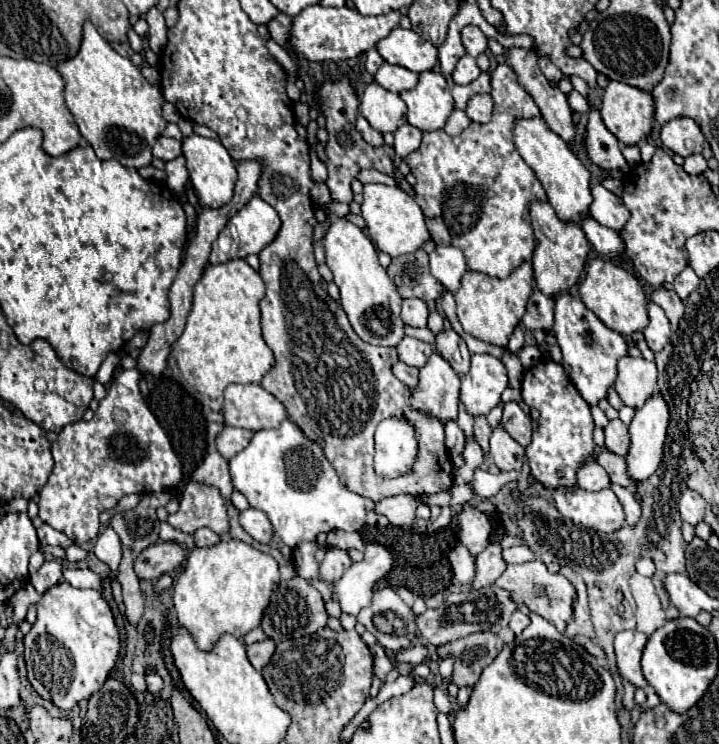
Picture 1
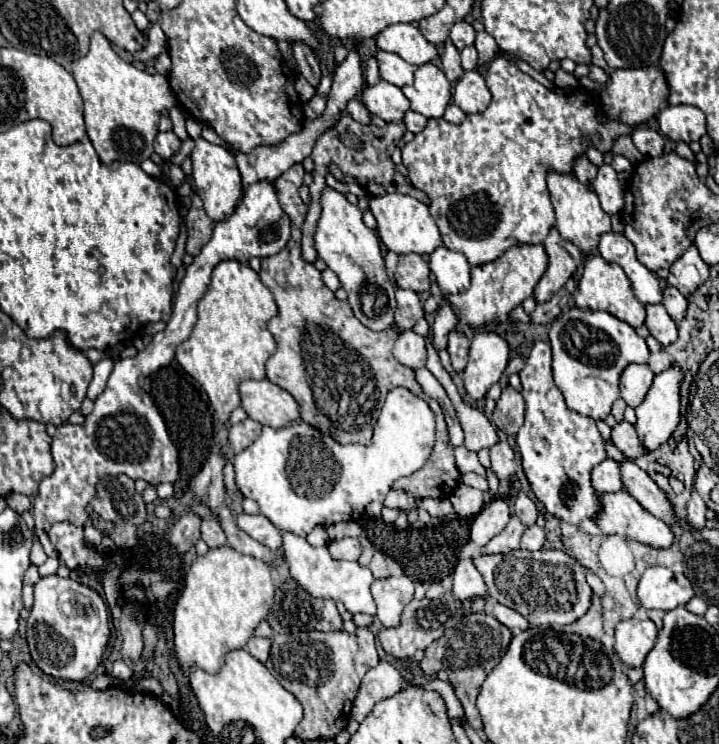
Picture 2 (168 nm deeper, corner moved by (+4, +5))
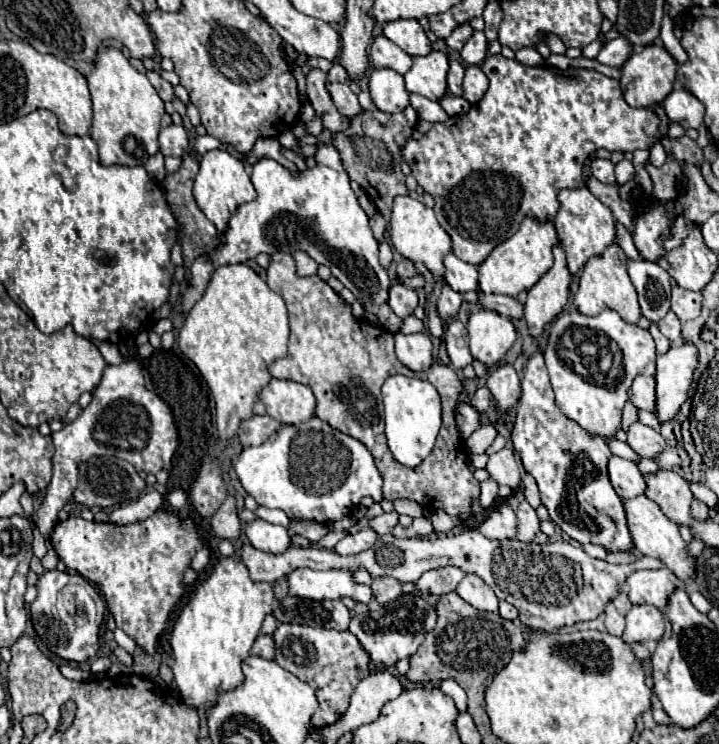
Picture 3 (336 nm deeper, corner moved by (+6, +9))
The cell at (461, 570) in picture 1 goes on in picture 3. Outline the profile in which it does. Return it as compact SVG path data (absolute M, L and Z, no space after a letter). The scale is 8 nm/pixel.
M467 574L461 580L461 584L457 586L457 594L477 610L497 612L497 608L499 608L499 600L493 594L493 590L475 574Z

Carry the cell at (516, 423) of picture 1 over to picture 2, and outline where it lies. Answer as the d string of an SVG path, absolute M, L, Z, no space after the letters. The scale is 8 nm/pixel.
M511 386L502 391L501 398L495 406L493 420L499 430L513 436L523 426L525 415L525 401L519 392L515 392Z

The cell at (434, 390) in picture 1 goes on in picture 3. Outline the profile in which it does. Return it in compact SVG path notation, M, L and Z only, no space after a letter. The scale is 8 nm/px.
M443 284L443 292L441 292L441 296L439 296L439 302L437 302L439 316L441 316L443 320L457 316L457 312L459 312L459 306L461 306L461 302L463 301L477 303L477 293L468 292L465 294L459 294L459 292L455 292L455 290L453 290L449 284Z

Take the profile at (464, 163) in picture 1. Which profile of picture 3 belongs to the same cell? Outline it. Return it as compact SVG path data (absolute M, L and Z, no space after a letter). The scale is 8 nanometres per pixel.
M503 54L487 56L481 68L483 68L483 72L489 78L489 90L485 92L485 96L477 104L473 104L467 114L453 116L453 118L449 118L449 122L437 122L437 124L433 124L433 128L421 140L407 142L407 146L403 150L403 158L411 166L411 172L413 172L415 180L435 200L435 208L433 210L437 214L439 224L443 226L443 230L453 240L453 252L455 252L455 256L461 258L461 260L465 260L465 262L469 262L469 264L475 264L475 266L479 266L493 252L493 248L497 248L501 242L505 242L509 236L513 236L519 230L519 226L521 226L521 222L523 222L525 216L531 216L531 218L537 218L537 220L551 220L551 218L555 218L557 210L561 208L561 204L557 200L557 194L561 190L565 190L565 188L583 188L585 186L585 180L581 176L581 170L583 170L585 158L591 152L595 152L599 148L609 150L609 152L635 152L637 148L649 150L653 146L653 142L657 142L661 138L661 132L659 132L661 120L659 120L659 116L651 108L631 108L625 102L625 98L623 98L619 80L607 78L605 74L599 74L595 70L585 70L585 68L559 70L555 66L545 66L545 68L543 66L523 66L515 58L509 60Z

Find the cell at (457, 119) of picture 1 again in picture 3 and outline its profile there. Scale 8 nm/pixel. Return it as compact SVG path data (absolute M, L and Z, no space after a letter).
M443 96L439 102L441 102L443 110L445 110L449 116L465 114L465 112L469 112L469 108L471 108L471 102L467 102L465 98L457 98L457 96Z

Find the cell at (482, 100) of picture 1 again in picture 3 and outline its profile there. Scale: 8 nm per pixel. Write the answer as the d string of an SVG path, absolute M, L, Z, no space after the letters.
M467 66L463 80L463 98L475 104L483 98L487 88L489 88L489 80L483 74L483 70L479 66Z

